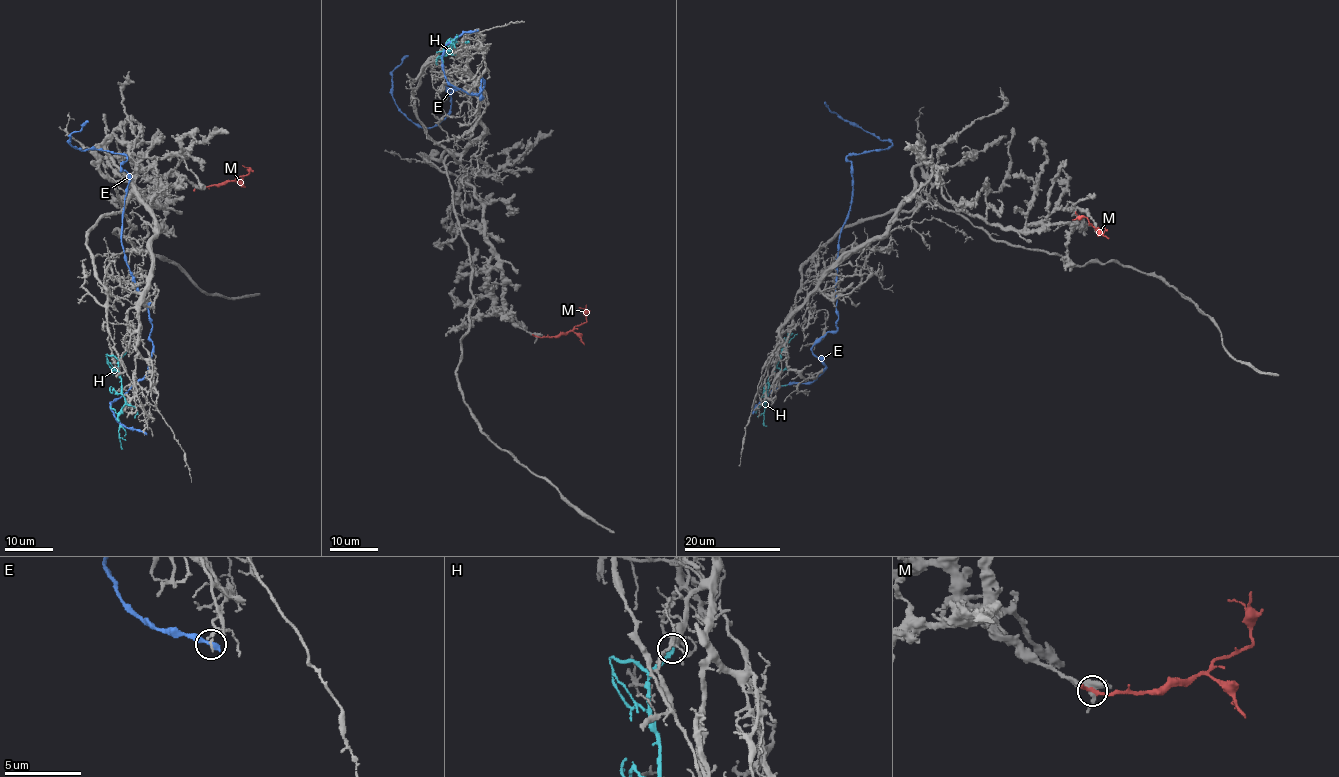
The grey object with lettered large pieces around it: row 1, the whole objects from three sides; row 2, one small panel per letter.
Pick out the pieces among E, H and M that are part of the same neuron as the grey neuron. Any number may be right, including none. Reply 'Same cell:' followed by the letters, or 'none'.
Same cell: H

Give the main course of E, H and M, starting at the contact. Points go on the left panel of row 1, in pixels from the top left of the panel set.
E: (144, 432), (110, 409), (149, 371), (152, 342), (121, 242), (129, 175), (125, 154), (70, 144), (88, 120)
H: (125, 352), (118, 362), (125, 401), (118, 416), (123, 449)
M: (198, 187), (219, 185), (247, 174), (249, 169), (242, 166)

